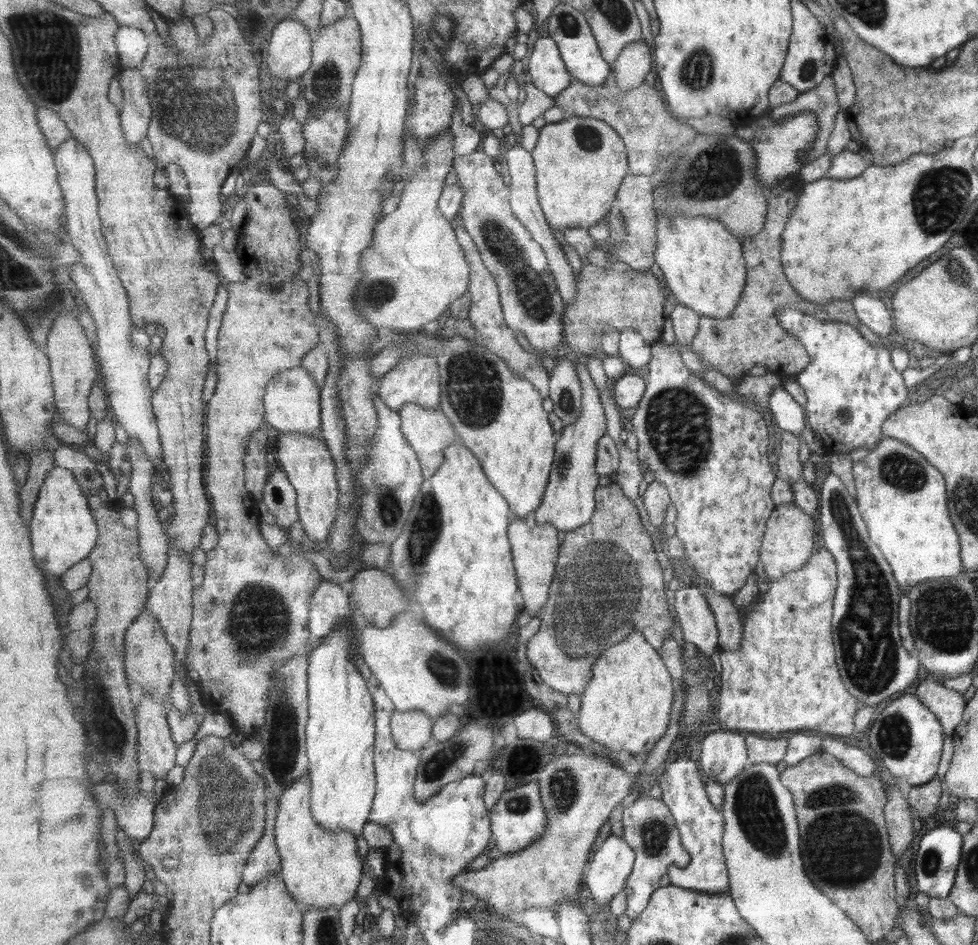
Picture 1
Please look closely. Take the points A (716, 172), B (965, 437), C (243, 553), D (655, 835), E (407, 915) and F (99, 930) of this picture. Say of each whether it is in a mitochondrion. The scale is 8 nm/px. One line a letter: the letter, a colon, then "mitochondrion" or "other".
A: mitochondrion
B: other
C: other
D: mitochondrion
E: other
F: other

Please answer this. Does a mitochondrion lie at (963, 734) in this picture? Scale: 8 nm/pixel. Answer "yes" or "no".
no

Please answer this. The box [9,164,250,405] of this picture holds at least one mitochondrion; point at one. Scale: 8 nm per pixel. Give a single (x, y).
(51, 300)

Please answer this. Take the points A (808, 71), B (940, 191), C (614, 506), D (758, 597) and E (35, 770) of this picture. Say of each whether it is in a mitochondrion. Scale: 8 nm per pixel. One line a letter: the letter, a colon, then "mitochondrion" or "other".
A: mitochondrion
B: mitochondrion
C: other
D: other
E: other

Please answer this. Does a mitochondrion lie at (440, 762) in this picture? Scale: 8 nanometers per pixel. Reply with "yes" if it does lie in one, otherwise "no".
yes

